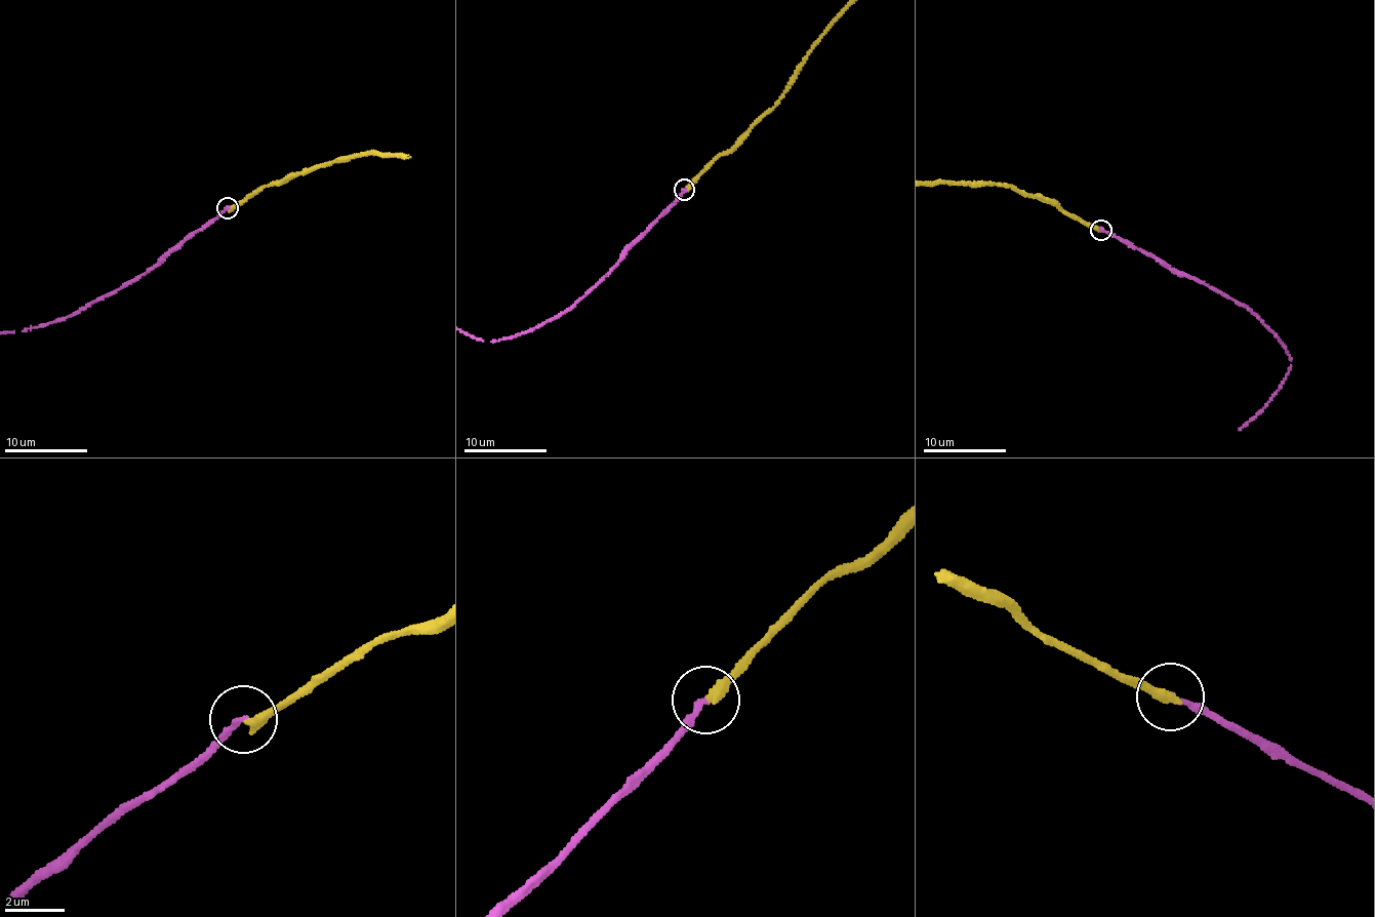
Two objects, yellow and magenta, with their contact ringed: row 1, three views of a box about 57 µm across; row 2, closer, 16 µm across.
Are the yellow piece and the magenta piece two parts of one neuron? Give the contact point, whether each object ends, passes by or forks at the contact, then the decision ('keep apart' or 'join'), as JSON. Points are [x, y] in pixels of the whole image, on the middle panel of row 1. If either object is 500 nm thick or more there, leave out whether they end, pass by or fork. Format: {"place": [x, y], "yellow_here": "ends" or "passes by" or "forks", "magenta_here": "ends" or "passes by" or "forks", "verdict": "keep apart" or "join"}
{"place": [684, 189], "yellow_here": "ends", "magenta_here": "ends", "verdict": "keep apart"}

